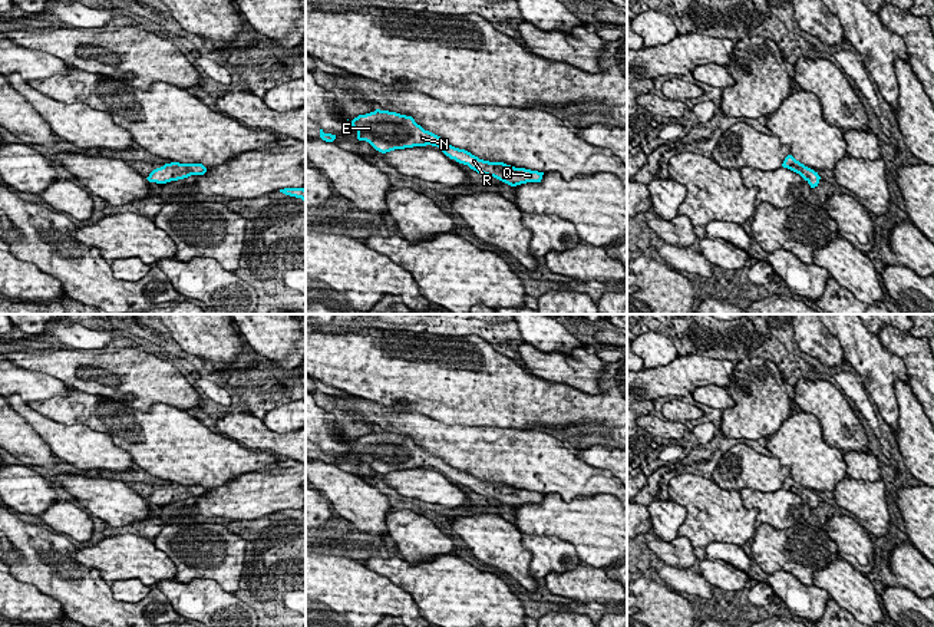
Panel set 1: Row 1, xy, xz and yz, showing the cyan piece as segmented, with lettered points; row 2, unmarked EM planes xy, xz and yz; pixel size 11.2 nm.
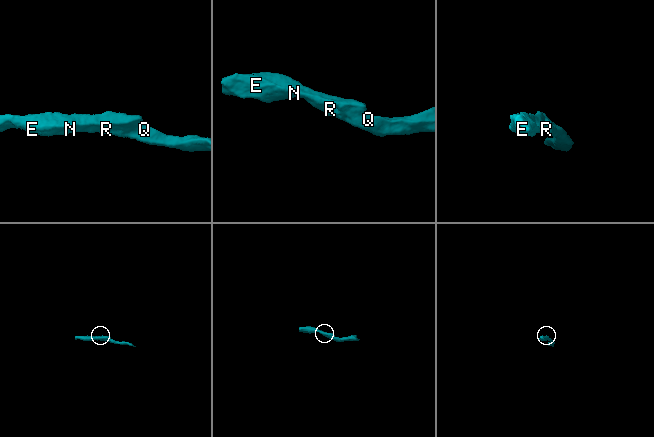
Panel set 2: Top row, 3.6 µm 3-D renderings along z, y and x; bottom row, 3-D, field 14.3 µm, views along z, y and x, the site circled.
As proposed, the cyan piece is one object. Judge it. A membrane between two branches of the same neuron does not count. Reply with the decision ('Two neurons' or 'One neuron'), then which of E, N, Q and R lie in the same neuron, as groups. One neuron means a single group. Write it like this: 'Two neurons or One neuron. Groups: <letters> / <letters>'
One neuron. Groups: E N Q R

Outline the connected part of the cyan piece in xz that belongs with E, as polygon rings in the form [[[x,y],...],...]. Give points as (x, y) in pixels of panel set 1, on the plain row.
[[[380,432],[359,436],[352,442],[357,461],[369,463],[376,472],[386,475],[413,468],[438,468],[446,478],[468,486],[478,495],[494,498],[511,508],[527,504],[541,504],[544,494],[515,489],[504,484],[479,481],[465,471],[449,466],[443,459],[425,452],[412,438]]]

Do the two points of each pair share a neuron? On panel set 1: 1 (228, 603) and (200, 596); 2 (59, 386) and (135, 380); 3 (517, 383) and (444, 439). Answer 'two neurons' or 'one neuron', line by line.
1: one neuron
2: two neurons
3: two neurons

